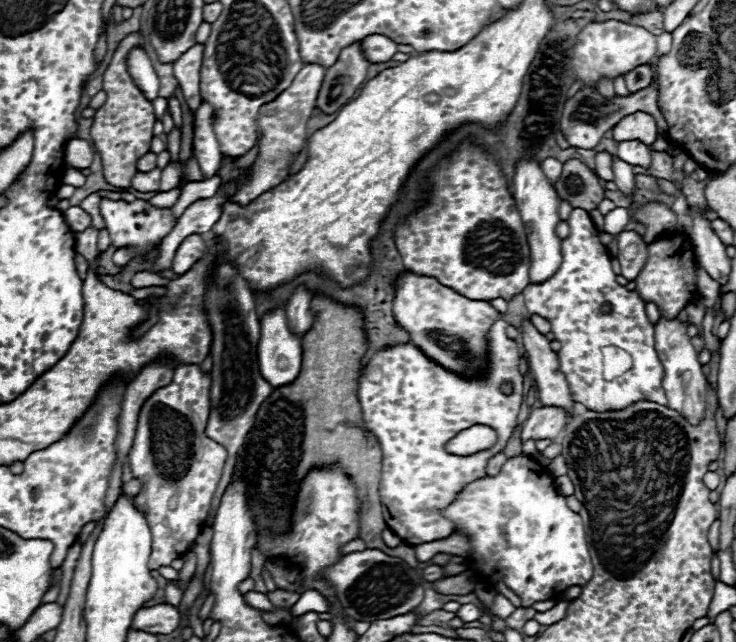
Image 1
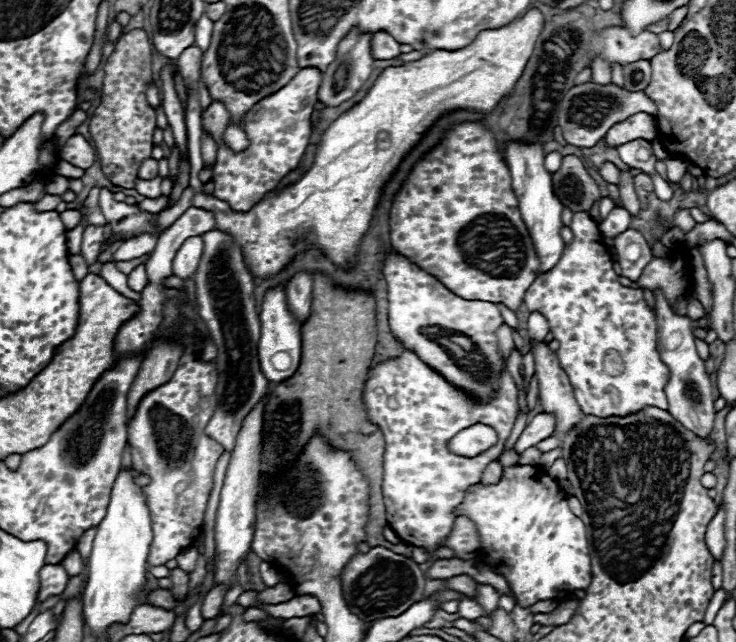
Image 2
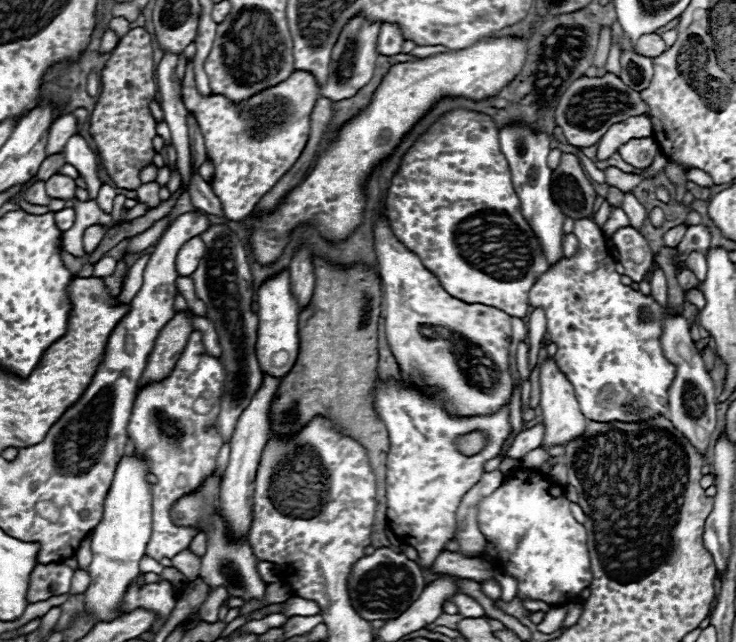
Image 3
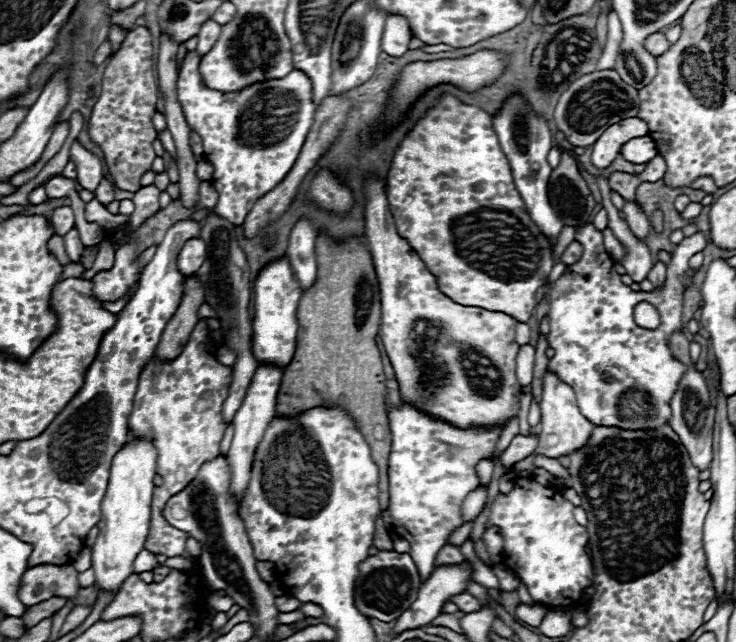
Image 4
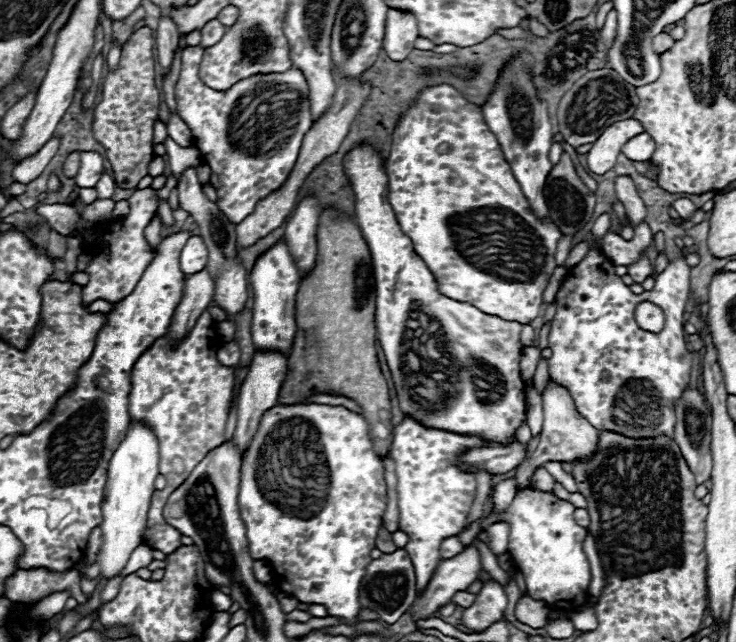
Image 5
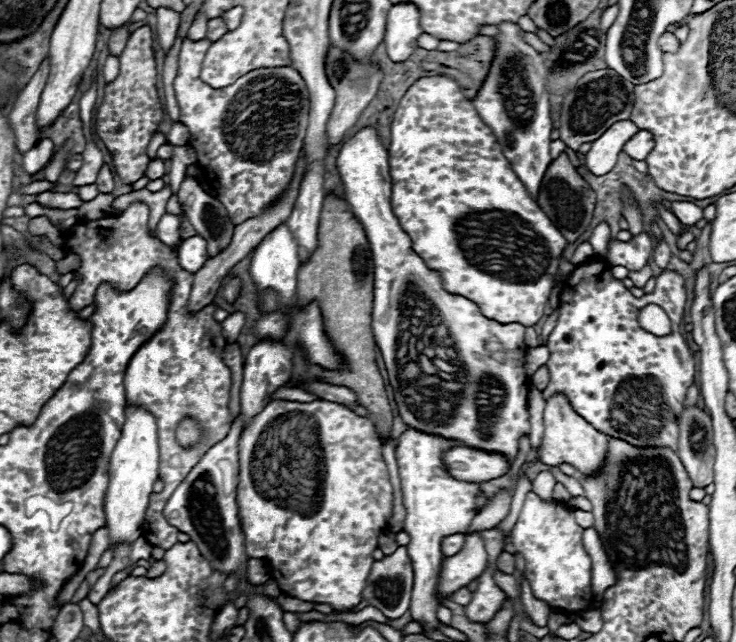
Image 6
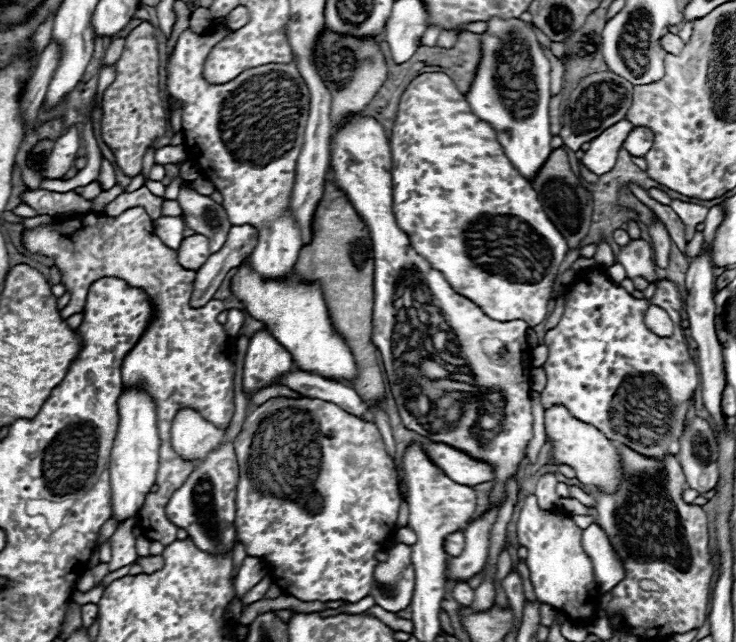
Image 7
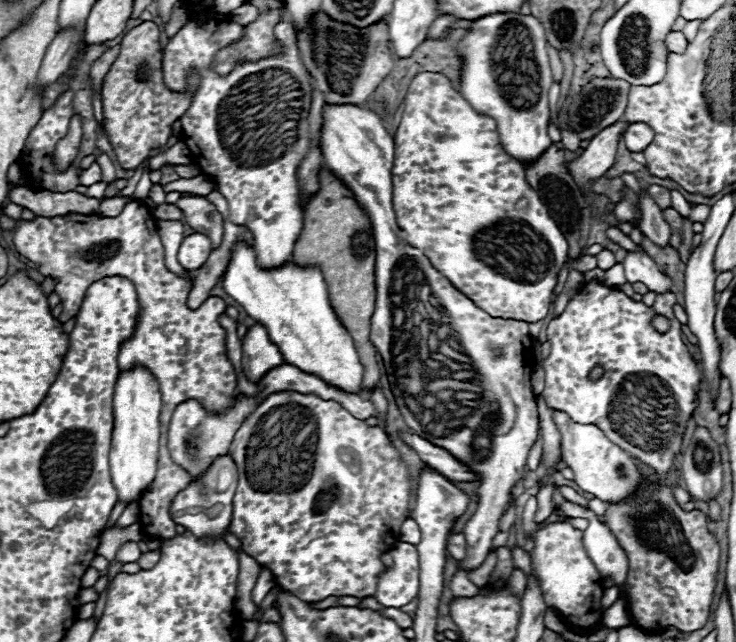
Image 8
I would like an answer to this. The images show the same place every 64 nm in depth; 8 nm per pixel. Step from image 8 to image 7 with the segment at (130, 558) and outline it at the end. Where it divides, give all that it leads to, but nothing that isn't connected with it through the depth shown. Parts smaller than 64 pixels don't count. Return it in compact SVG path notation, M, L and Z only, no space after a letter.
M128 518L124 524L120 524L112 536L112 560L108 562L108 568L110 572L112 570L118 570L122 566L128 566L132 564L136 558L138 558L138 552L136 552L136 540L132 536L132 524L136 520L134 518Z

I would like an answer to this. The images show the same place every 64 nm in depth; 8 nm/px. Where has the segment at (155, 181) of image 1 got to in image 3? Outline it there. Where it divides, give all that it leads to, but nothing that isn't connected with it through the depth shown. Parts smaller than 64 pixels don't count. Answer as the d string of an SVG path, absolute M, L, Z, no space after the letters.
M156 182L142 184L142 186L136 190L136 194L138 194L138 198L136 198L136 200L138 200L140 204L146 204L146 206L148 206L148 210L152 210L152 208L158 208L158 206L160 206L158 190L160 190L160 186L158 186Z

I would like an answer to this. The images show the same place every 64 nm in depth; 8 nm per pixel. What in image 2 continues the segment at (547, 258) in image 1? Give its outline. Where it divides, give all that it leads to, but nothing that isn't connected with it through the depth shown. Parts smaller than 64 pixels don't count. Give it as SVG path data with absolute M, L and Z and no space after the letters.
M508 142L506 144L506 162L512 174L512 188L518 198L518 208L522 214L524 224L530 230L530 236L536 246L536 254L540 258L540 270L538 274L554 268L564 252L564 242L560 238L562 228L562 202L554 196L552 190L552 176L544 168L544 150L542 146L530 146L524 142Z

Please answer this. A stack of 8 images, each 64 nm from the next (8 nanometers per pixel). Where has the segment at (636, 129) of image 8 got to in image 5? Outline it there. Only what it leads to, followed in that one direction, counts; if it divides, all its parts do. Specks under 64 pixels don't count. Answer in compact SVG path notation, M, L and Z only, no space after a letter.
M642 132L634 138L630 138L630 142L626 142L626 146L622 146L622 154L634 162L644 162L650 160L654 152L654 140L650 138L650 134Z

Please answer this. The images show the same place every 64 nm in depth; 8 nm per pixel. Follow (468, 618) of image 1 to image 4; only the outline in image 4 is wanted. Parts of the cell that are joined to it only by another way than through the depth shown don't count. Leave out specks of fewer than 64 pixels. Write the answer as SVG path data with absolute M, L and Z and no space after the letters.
M462 592L462 594L452 596L452 598L450 598L450 602L454 602L462 612L474 612L474 610L478 610L478 608L480 608L478 600L476 600L472 594L468 594L468 592Z

